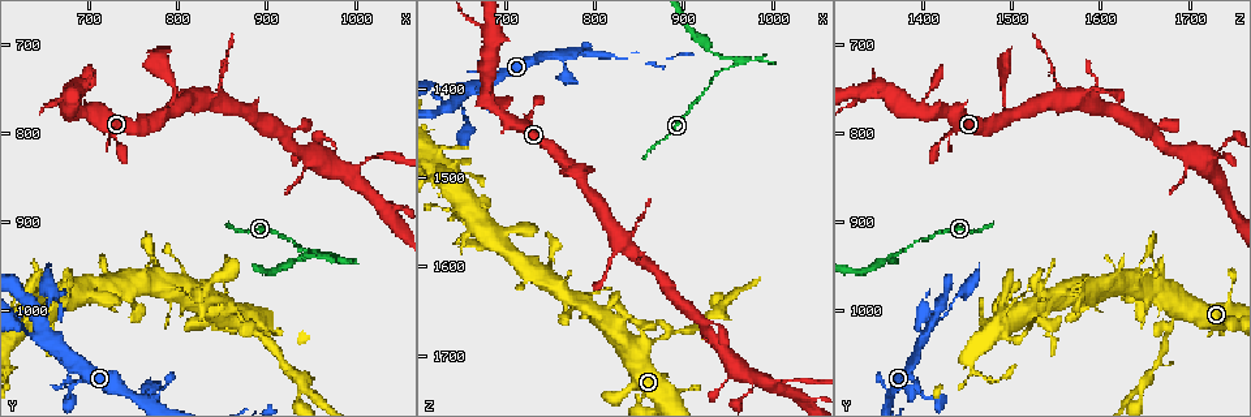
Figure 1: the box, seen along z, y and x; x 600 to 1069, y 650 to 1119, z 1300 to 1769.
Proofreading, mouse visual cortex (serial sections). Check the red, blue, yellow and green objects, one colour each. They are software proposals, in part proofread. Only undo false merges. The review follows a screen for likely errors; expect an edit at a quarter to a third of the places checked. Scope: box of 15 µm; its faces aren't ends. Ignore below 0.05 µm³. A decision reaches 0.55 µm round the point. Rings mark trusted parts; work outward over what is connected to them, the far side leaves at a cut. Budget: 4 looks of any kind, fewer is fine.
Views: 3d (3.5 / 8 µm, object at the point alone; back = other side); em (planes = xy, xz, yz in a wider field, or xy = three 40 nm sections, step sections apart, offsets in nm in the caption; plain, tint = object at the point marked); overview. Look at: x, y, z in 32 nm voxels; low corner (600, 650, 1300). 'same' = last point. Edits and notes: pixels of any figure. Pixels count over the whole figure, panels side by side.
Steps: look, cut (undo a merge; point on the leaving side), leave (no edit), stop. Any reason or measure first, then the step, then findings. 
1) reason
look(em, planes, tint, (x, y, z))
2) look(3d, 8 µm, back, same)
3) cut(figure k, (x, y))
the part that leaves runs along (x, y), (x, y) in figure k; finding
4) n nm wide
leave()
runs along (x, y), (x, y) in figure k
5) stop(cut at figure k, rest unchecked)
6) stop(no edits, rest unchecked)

two arms in line, one across
look(3d, 3.5 µm, (655, 1030, 1400))

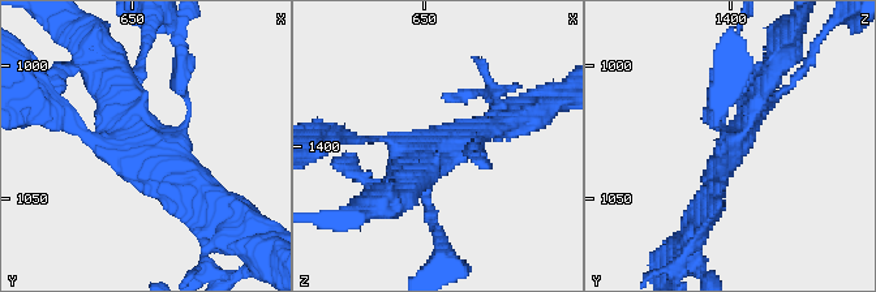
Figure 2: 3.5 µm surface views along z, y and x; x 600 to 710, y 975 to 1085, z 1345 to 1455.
shape alone is not enough
look(em, xy, step 1, tint, (658, 1031, 1400))

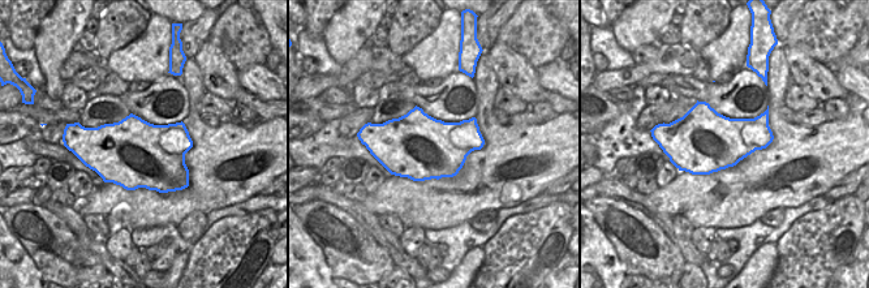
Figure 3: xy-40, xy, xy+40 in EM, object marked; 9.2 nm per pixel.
leave()
runs along (220, 206), (157, 150), (116, 82) in figure 2; one cell here

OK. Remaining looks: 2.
a fork
look(3d, 3.5 µm, back, (960, 940, 1365))

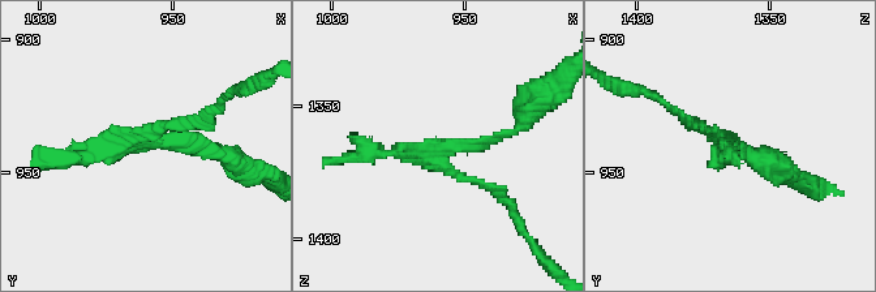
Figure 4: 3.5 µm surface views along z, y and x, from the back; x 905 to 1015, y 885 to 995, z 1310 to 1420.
need the tissue
look(em, xy, step 3, tint, (962, 937, 1369))

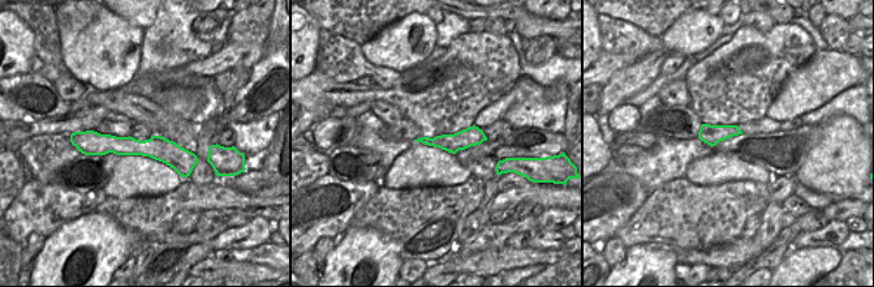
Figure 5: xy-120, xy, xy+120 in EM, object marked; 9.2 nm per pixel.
170 nm wide
cut(figure 4, (197, 146))
the part that leaves runs along (155, 142), (215, 146), (252, 170) in figure 4; a second cell is stuck on

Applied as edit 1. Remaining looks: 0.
stop(cut at figure 4, rest unchecked)

